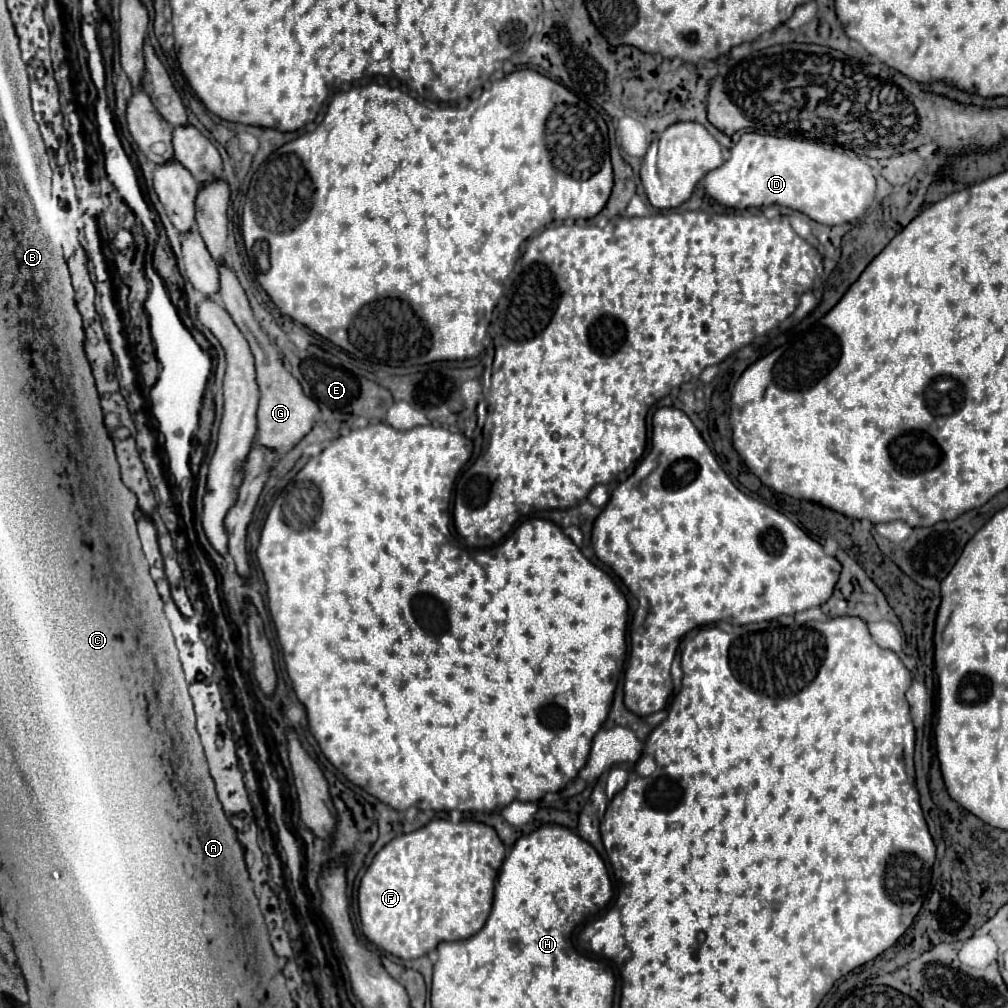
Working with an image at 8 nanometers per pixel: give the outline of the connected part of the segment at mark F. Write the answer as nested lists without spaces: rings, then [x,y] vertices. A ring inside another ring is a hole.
[[[433,819],[413,833],[395,837],[375,855],[359,885],[359,915],[365,937],[379,949],[401,959],[419,959],[435,951],[439,943],[469,939],[483,929],[491,913],[493,887],[503,859],[505,847],[495,829],[475,821],[451,823]]]

